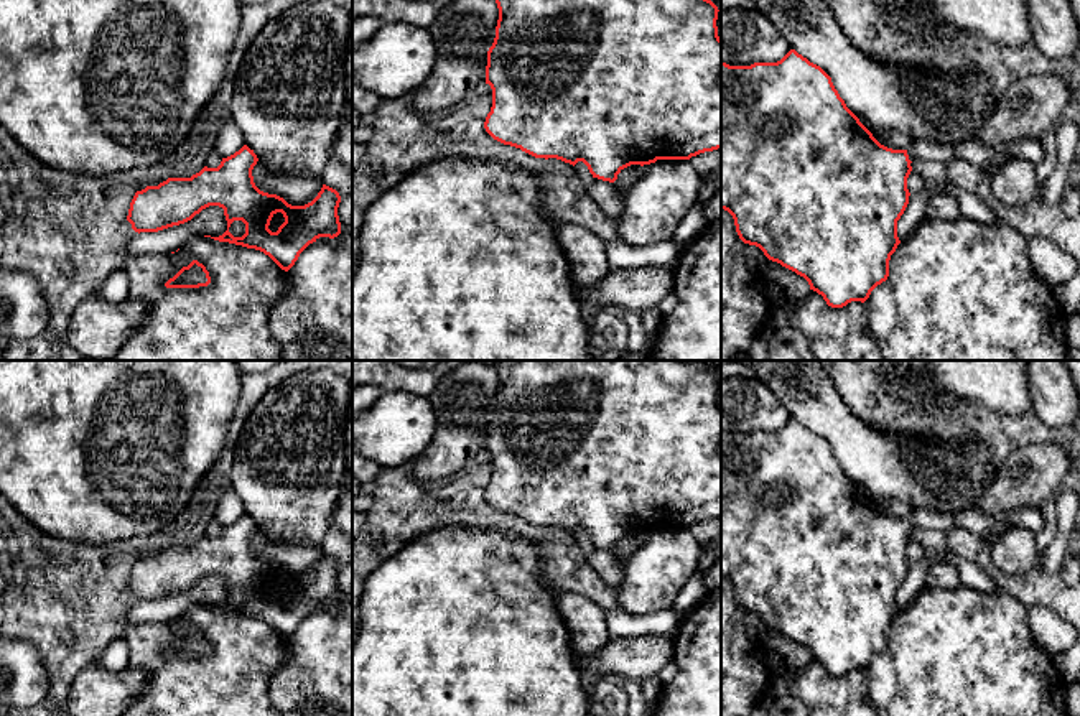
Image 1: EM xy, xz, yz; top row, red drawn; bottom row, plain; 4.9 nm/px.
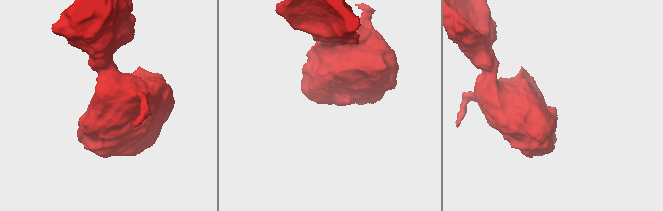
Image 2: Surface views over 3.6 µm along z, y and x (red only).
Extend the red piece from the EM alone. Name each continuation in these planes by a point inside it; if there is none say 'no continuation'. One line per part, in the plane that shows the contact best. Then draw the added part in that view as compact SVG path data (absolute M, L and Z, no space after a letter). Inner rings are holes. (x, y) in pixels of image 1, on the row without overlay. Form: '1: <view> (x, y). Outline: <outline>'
1: yz (985, 527). Outline: M976 509L958 512L912 512L907 517L907 523L910 530L925 525L938 528L945 533L952 528L965 528L985 542L994 540L996 532L1004 527L1024 527L1036 535L1045 527L1044 515L1039 510L1008 510L998 515L985 515Z

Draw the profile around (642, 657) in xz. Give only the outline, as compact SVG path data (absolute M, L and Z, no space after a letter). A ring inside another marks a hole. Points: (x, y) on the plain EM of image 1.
M673 634L609 640L596 653L575 653L575 658L580 670L599 676L616 675L639 683L659 680L662 668L673 660Z

